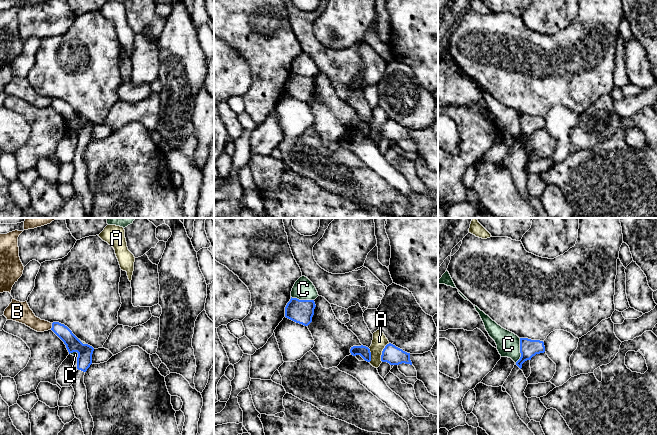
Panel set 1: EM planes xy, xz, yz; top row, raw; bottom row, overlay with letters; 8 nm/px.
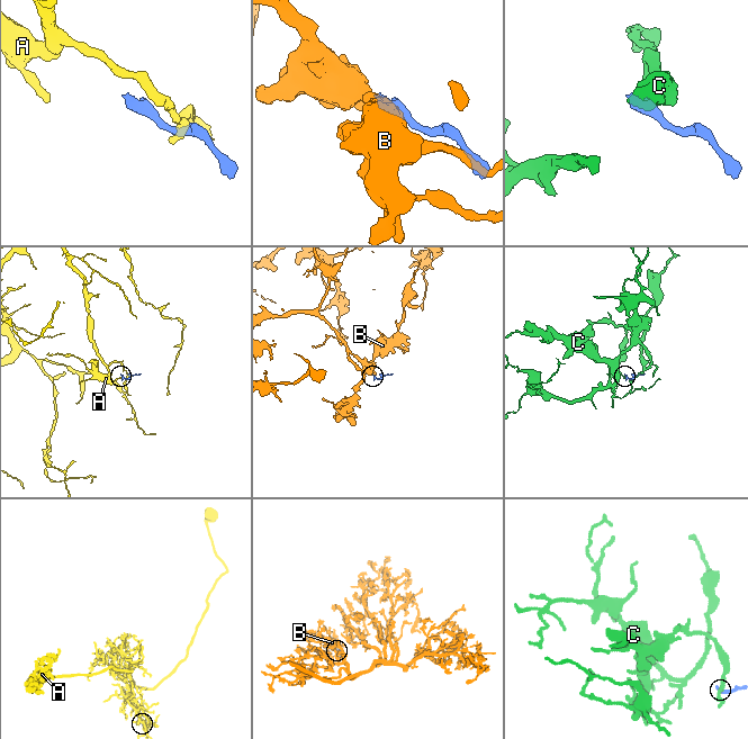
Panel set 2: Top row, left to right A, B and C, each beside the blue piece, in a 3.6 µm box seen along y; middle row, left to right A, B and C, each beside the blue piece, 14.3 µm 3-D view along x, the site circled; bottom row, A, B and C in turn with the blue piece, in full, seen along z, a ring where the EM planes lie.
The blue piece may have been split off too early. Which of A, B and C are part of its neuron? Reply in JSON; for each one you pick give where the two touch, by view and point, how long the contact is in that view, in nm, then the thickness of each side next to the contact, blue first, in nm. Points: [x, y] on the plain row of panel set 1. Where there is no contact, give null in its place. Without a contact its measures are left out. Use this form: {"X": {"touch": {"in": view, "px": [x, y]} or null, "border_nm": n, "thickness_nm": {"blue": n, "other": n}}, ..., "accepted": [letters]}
{"accepted": []}

